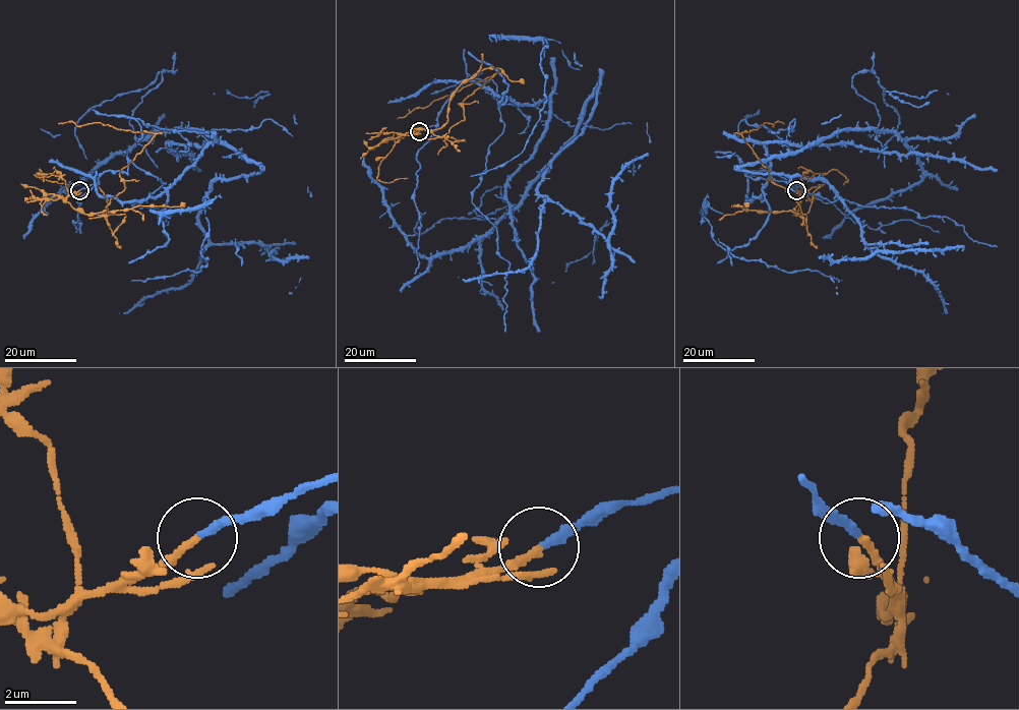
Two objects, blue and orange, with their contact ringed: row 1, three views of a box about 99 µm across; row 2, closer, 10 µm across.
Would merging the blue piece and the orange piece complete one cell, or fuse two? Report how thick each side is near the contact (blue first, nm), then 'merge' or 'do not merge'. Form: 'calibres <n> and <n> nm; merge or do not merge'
calibres 240 and 200 nm; do not merge

